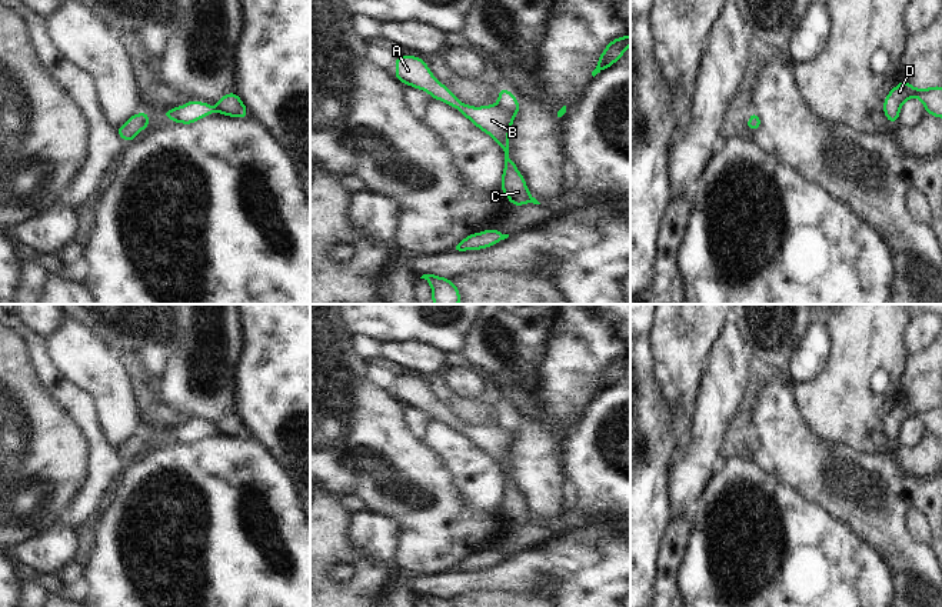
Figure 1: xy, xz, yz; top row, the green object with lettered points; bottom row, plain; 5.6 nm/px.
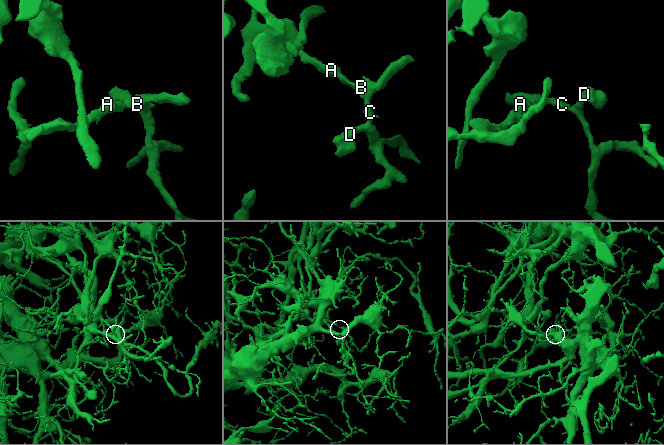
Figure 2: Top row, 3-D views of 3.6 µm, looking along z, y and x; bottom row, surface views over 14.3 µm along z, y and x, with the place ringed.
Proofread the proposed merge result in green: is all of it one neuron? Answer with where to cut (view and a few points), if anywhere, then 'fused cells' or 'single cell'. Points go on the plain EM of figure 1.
no cut; single cell

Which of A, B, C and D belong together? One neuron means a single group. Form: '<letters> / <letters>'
A B C D

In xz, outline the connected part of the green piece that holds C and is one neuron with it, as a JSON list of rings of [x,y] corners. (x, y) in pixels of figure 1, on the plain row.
[[[396,376],[395,397],[403,404],[427,411],[432,418],[447,423],[467,437],[477,448],[487,453],[505,471],[505,490],[502,493],[502,511],[513,526],[525,523],[540,524],[529,508],[516,484],[509,477],[509,453],[515,434],[520,431],[516,416],[499,407],[499,421],[492,426],[472,427],[460,420],[442,403],[439,403],[429,386],[416,376]]]

